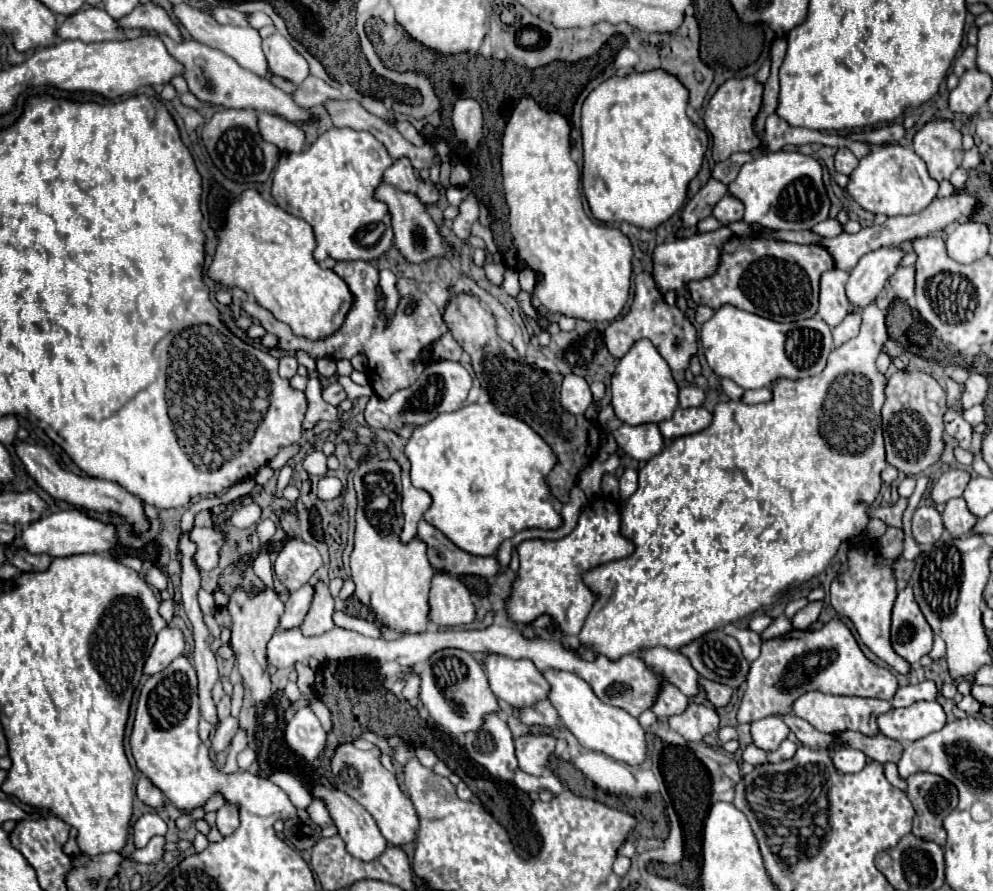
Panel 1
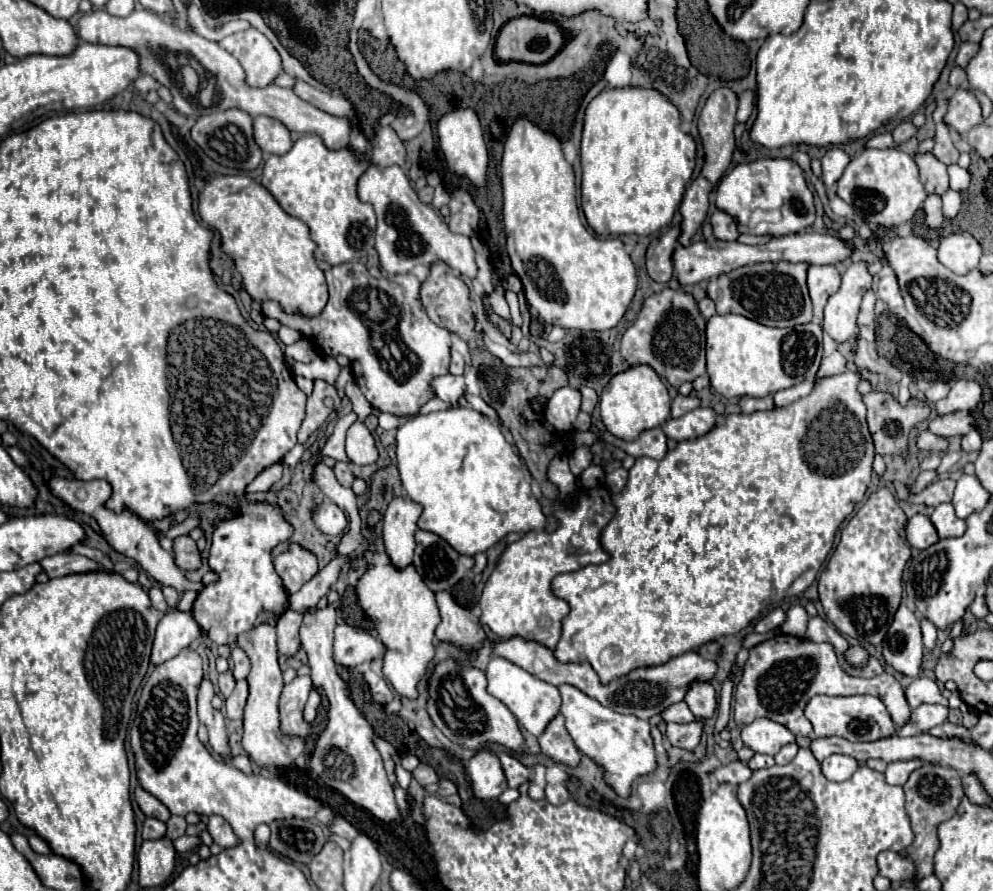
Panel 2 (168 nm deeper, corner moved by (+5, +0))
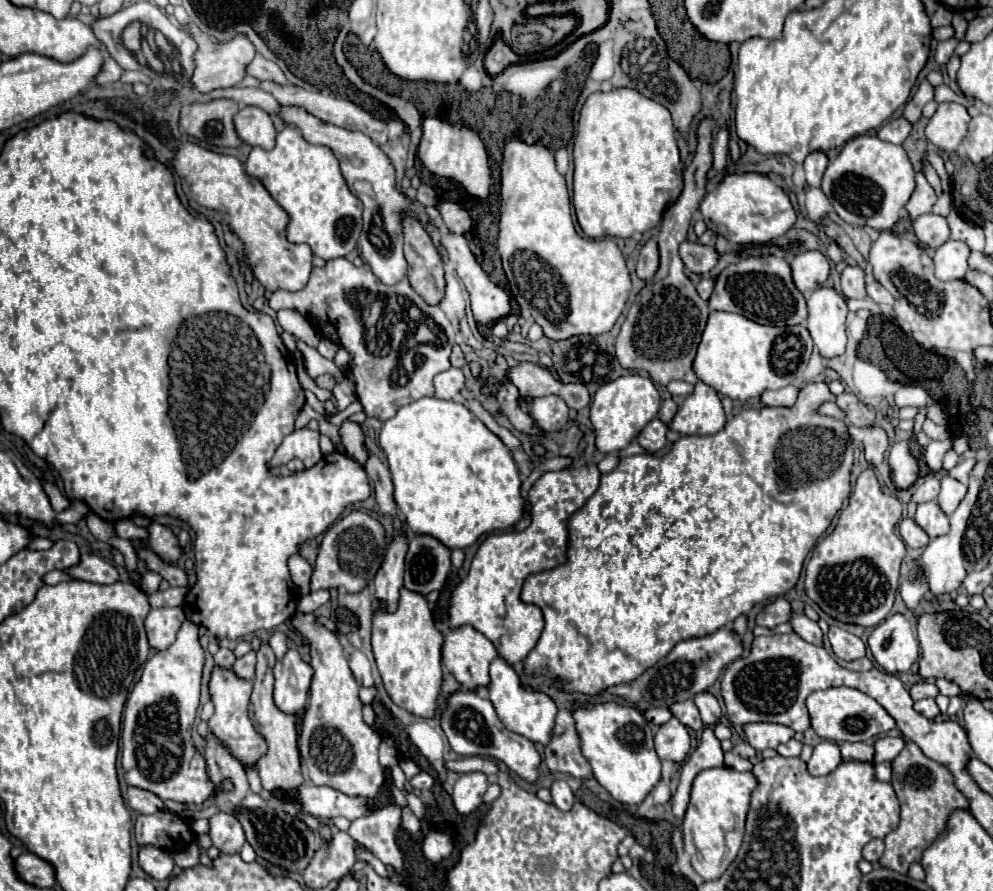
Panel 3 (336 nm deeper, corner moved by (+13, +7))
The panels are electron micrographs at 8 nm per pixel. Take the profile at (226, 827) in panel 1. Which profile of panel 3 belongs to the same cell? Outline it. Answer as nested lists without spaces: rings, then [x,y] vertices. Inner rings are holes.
[[[217,812],[209,820],[211,830],[209,836],[213,840],[213,846],[219,848],[221,854],[239,854],[243,844],[245,844],[245,834],[235,816]]]

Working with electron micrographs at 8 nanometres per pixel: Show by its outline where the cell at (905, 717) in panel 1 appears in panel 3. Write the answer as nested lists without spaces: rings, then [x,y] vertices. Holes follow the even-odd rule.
[[[925,698],[925,700],[915,702],[915,710],[917,710],[921,716],[929,718],[929,720],[933,720],[933,718],[937,718],[937,716],[941,714],[941,712],[939,712],[939,706],[935,704],[933,698]]]

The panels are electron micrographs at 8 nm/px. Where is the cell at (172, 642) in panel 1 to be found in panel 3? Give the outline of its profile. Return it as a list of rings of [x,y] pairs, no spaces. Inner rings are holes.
[[[157,608],[145,618],[145,630],[151,648],[165,650],[175,642],[177,630],[183,624],[185,614],[181,608]]]

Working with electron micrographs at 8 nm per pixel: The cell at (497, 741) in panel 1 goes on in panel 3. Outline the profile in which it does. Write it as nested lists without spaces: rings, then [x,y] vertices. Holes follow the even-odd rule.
[[[469,772],[461,774],[453,788],[453,806],[459,814],[467,816],[483,802],[483,794],[487,790],[487,778],[483,772]]]

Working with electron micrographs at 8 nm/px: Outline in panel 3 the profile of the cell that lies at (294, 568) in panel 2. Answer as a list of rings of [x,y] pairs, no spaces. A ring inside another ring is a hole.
[[[295,554],[295,556],[289,558],[289,570],[291,570],[291,580],[299,586],[301,594],[309,594],[311,592],[309,584],[311,584],[313,568],[299,554]]]

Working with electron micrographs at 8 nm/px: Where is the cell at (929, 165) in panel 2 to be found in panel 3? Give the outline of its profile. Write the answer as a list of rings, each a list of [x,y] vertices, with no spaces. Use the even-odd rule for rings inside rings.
[[[917,174],[917,188],[915,188],[915,192],[911,194],[911,198],[909,198],[907,206],[905,206],[907,212],[909,212],[911,222],[921,214],[929,214],[935,200],[937,200],[937,196],[935,196],[933,188],[929,186],[927,178],[923,174]]]

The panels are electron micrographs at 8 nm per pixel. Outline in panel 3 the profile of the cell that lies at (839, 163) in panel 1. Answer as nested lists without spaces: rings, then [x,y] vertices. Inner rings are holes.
[[[811,152],[805,162],[803,162],[803,170],[805,170],[805,178],[809,186],[821,186],[821,178],[823,172],[827,168],[827,156],[823,152]]]

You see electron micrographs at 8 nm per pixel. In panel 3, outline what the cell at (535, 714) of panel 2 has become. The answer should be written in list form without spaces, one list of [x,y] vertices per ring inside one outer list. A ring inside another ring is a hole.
[[[495,658],[491,662],[489,674],[491,674],[491,686],[489,686],[487,694],[499,714],[499,720],[503,722],[503,726],[519,736],[525,736],[531,742],[539,742],[543,746],[549,744],[549,740],[553,736],[553,728],[555,728],[555,714],[557,714],[555,702],[543,692],[533,692],[533,690],[523,688],[519,674],[503,658]]]

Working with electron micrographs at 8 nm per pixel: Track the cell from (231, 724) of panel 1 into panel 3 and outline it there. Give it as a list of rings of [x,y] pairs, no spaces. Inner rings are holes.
[[[251,650],[249,654],[245,654],[243,658],[237,658],[233,664],[233,672],[243,678],[243,680],[251,680],[255,676],[255,650]]]

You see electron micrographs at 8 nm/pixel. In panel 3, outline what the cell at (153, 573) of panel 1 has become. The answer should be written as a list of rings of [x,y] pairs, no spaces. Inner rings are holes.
[[[81,554],[81,562],[73,568],[67,570],[73,578],[85,580],[85,582],[95,582],[95,584],[115,584],[119,580],[119,574],[115,566],[107,564],[105,560],[91,556],[91,554]]]

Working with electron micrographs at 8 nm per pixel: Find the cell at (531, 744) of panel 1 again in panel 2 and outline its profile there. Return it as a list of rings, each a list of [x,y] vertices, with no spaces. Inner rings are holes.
[[[507,751],[499,753],[499,759],[501,759],[503,771],[505,771],[505,775],[507,775],[507,783],[509,783],[511,789],[517,789],[517,787],[521,787],[523,783],[529,781],[531,771],[533,771],[531,767],[523,765],[517,757],[513,757],[513,755],[507,753]]]

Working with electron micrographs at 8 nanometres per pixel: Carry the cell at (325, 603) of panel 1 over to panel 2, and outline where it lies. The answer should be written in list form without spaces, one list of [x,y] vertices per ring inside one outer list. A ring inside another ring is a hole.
[[[327,605],[325,609],[317,609],[313,613],[303,615],[301,623],[301,645],[308,657],[308,665],[311,667],[311,679],[313,687],[321,687],[329,699],[329,723],[325,731],[317,739],[317,747],[311,755],[311,771],[319,775],[319,779],[329,785],[331,789],[343,793],[351,803],[357,807],[369,811],[373,817],[385,821],[385,823],[399,823],[401,811],[393,797],[393,787],[389,785],[383,759],[373,747],[373,729],[367,723],[367,719],[359,713],[355,703],[347,697],[345,683],[337,675],[337,665],[333,661],[333,629],[335,629],[335,609]]]

